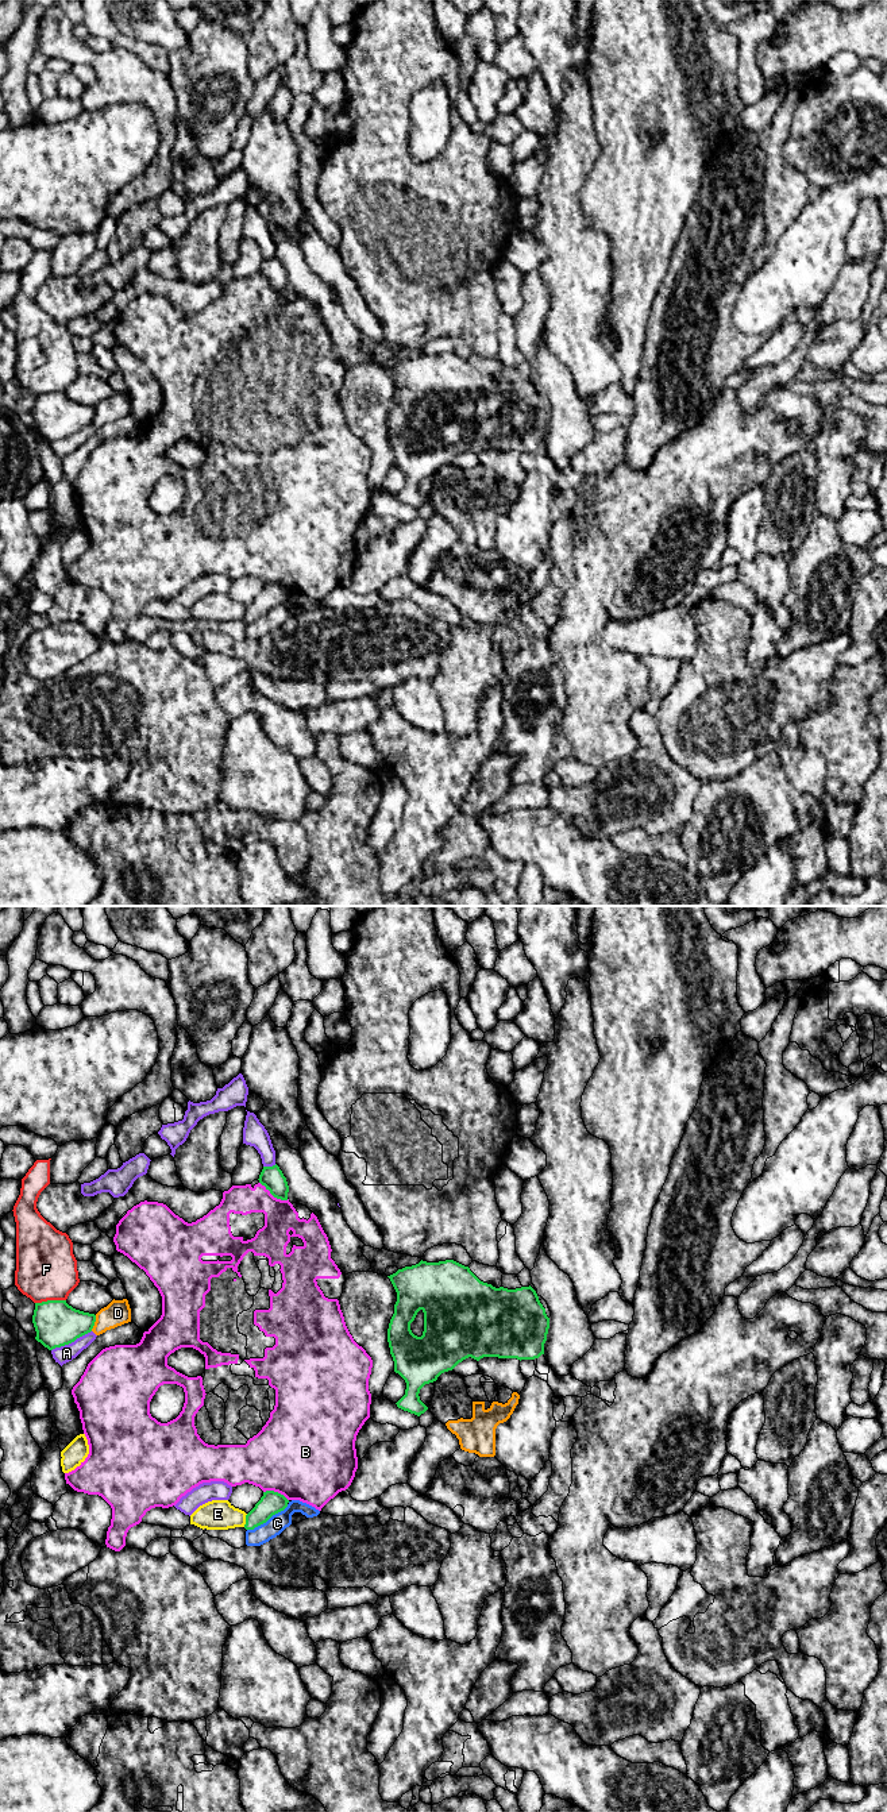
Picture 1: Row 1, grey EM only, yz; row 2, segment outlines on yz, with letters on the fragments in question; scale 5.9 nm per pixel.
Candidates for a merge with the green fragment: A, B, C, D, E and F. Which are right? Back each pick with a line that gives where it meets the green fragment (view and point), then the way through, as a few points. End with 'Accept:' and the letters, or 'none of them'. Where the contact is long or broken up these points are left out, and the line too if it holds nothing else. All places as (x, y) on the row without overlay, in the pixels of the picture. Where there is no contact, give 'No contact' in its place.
Accept: none of them

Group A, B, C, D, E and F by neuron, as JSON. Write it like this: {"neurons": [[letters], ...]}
{"neurons": [["A"], ["B"], ["C"], ["D"], ["E"], ["F"]]}

